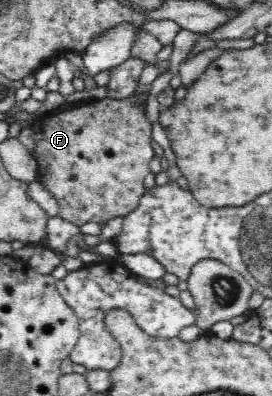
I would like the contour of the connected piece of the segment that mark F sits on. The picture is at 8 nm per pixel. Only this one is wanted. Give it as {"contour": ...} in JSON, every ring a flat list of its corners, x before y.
{"contour":[[132,93,123,99,107,96,92,104,60,110,52,116,46,114,33,125,35,147,31,153,38,163,38,180,56,198,59,204,58,217,80,227,88,222,106,224,111,218,125,217,136,210,145,193,144,178,151,172,150,161,155,157,150,145,153,124,145,114,146,103,136,103]]}

